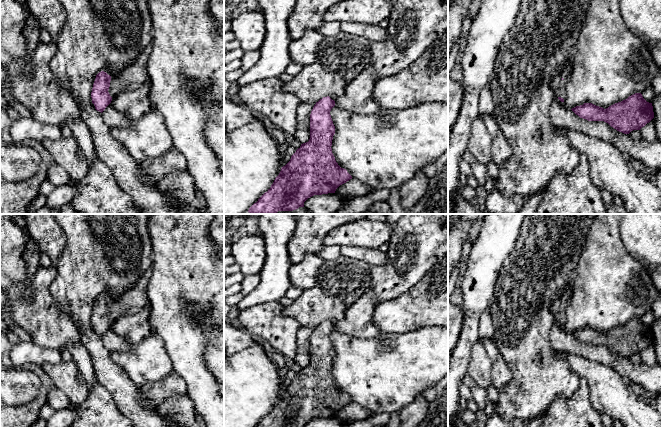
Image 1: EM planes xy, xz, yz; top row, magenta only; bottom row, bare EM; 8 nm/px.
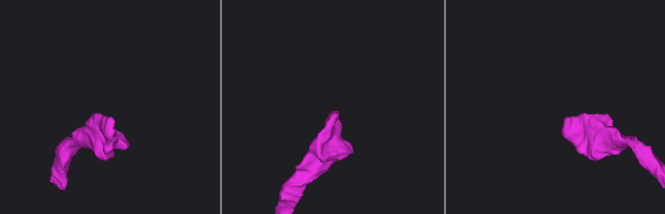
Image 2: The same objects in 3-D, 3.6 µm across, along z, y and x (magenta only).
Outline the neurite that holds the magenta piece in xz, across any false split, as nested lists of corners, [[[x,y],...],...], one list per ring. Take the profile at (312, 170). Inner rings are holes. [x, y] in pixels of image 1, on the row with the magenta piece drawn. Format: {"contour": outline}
{"contour": [[[323,97],[314,105],[310,114],[310,139],[301,144],[290,161],[281,168],[273,184],[248,210],[250,214],[277,214],[278,211],[293,211],[304,207],[304,202],[314,196],[335,193],[336,189],[352,179],[346,169],[341,168],[332,153],[332,140],[335,134],[330,111],[335,101]]]}

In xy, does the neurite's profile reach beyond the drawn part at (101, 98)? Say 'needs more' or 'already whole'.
needs more

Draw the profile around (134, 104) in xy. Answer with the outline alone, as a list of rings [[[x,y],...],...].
[[[144,84],[133,91],[120,92],[101,113],[103,121],[110,128],[125,127],[143,115],[156,111],[149,94],[149,84]]]

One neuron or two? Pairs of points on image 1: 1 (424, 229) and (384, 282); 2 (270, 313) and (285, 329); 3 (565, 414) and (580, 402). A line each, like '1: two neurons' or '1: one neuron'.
1: one neuron
2: one neuron
3: one neuron

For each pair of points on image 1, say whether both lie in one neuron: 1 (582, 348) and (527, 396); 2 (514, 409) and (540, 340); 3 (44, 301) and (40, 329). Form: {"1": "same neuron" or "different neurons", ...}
{"1": "different neurons", "2": "same neuron", "3": "same neuron"}

